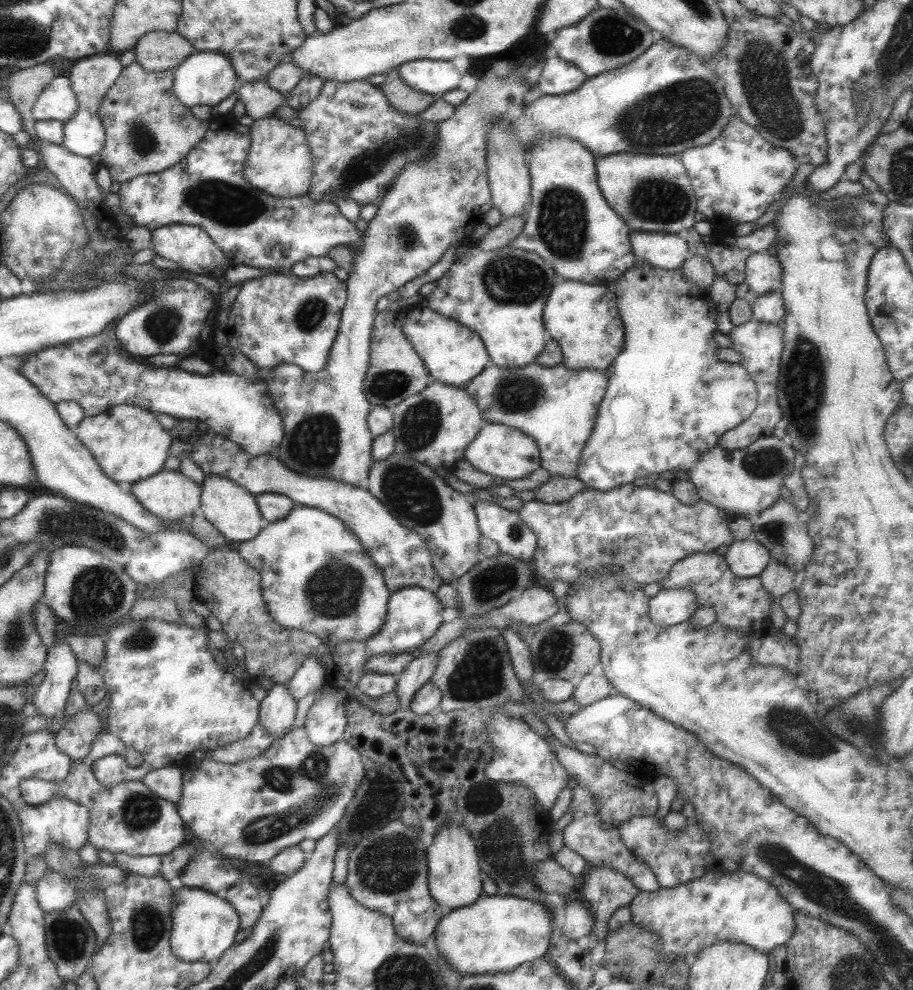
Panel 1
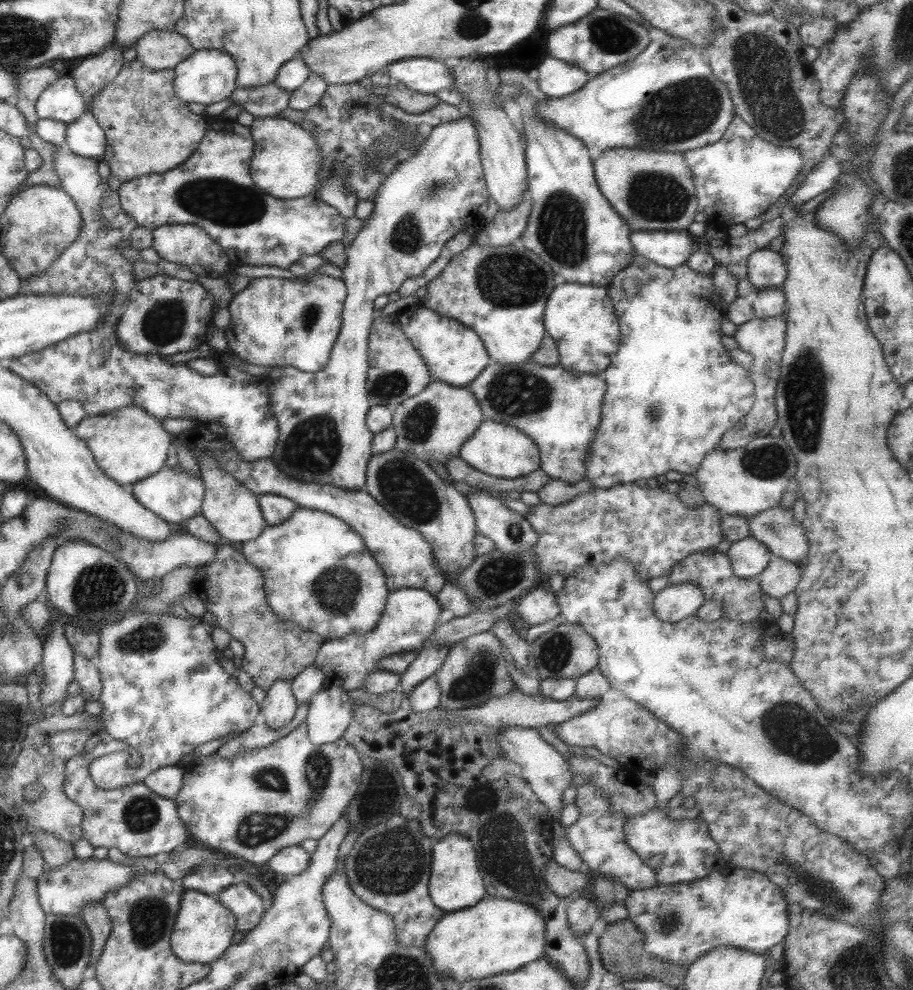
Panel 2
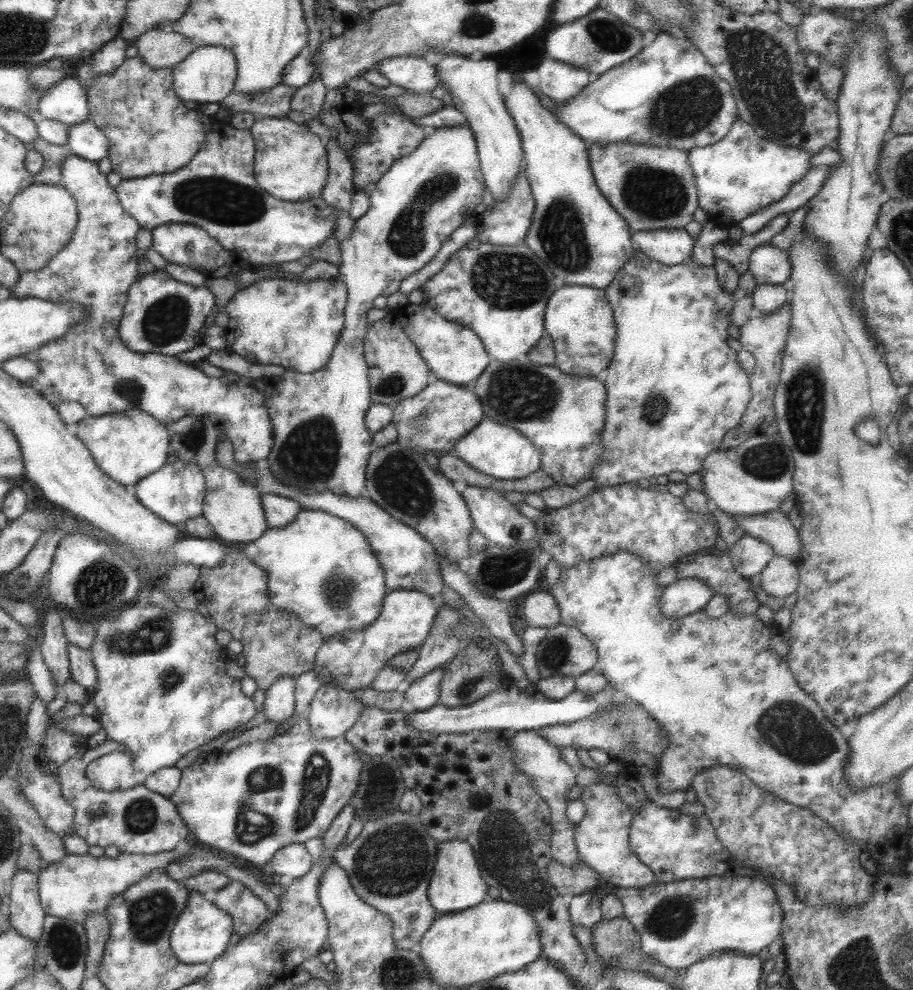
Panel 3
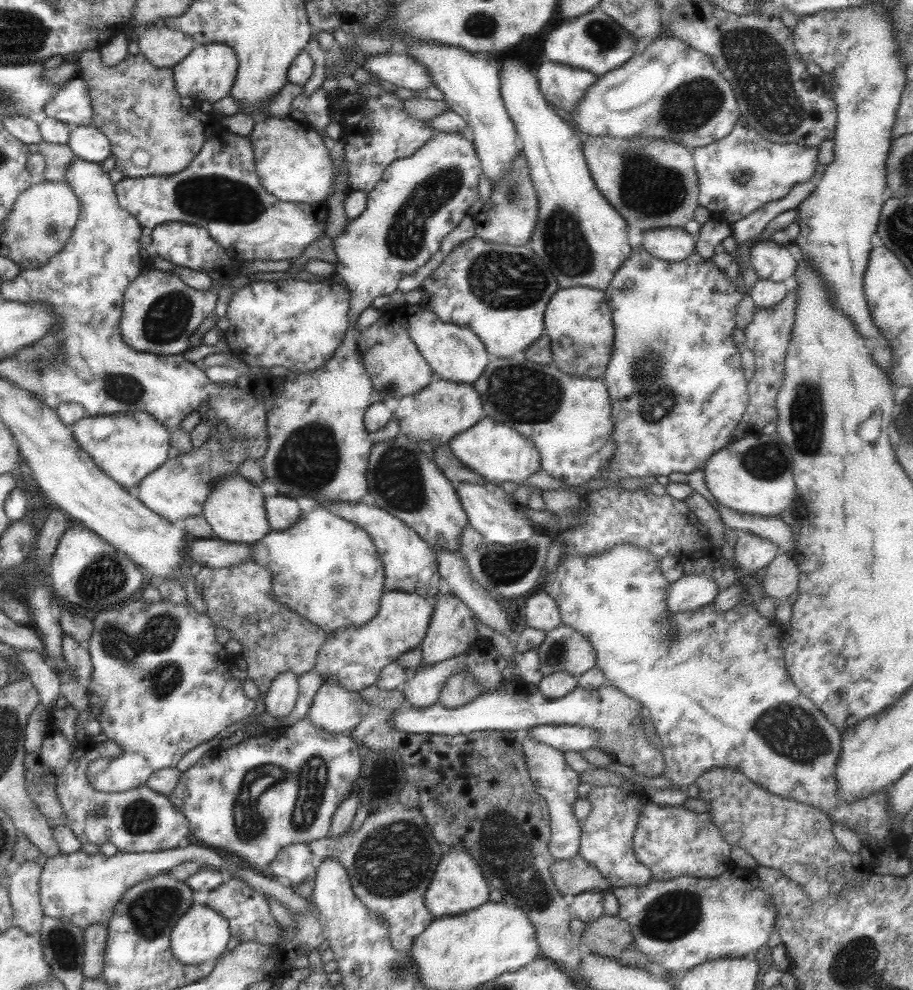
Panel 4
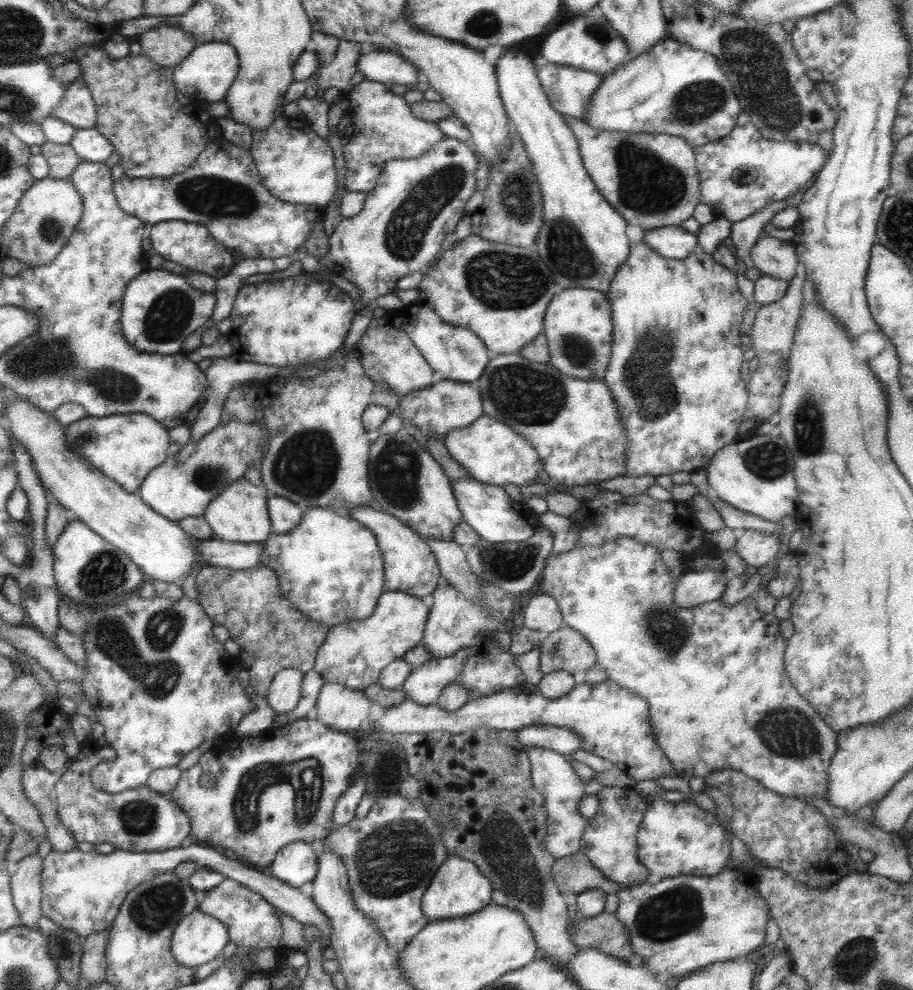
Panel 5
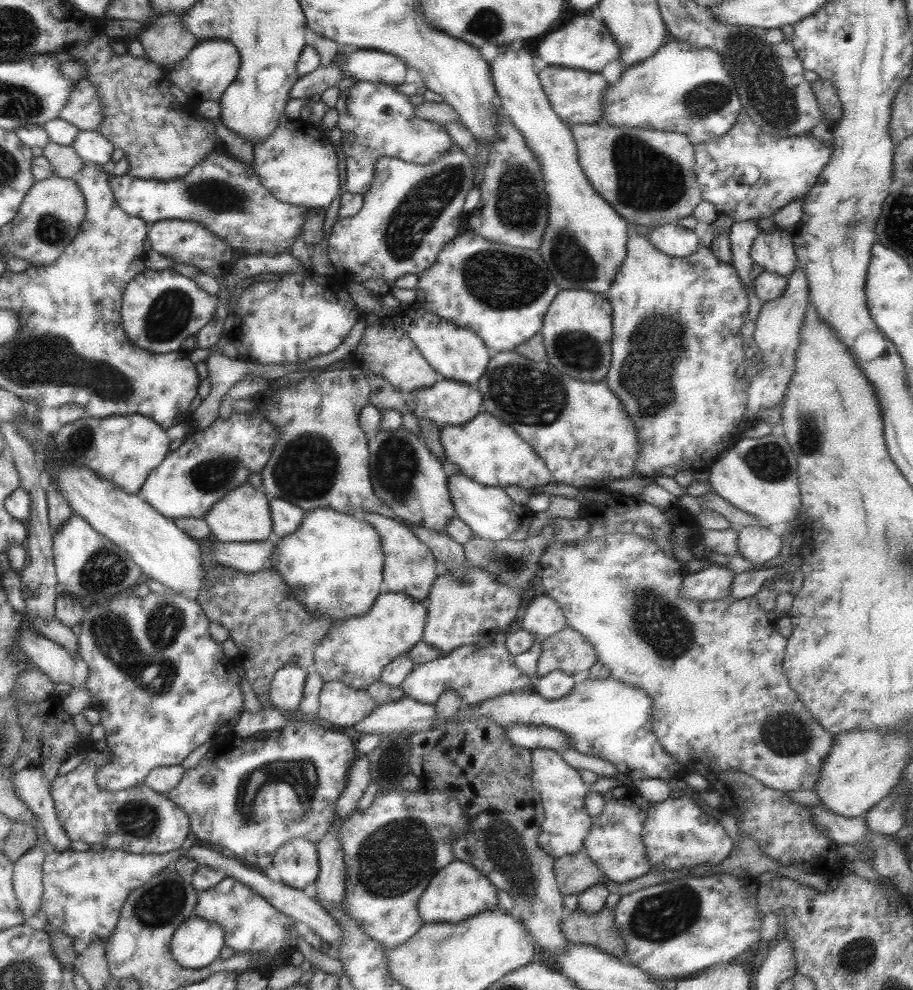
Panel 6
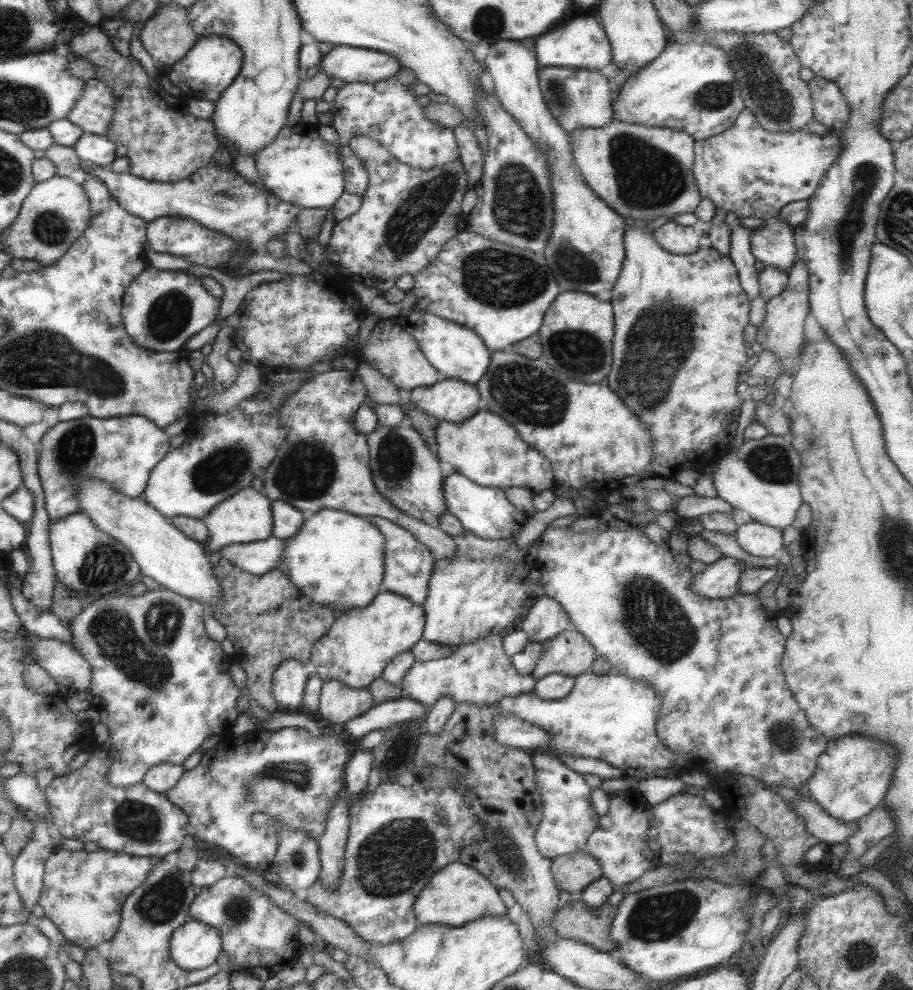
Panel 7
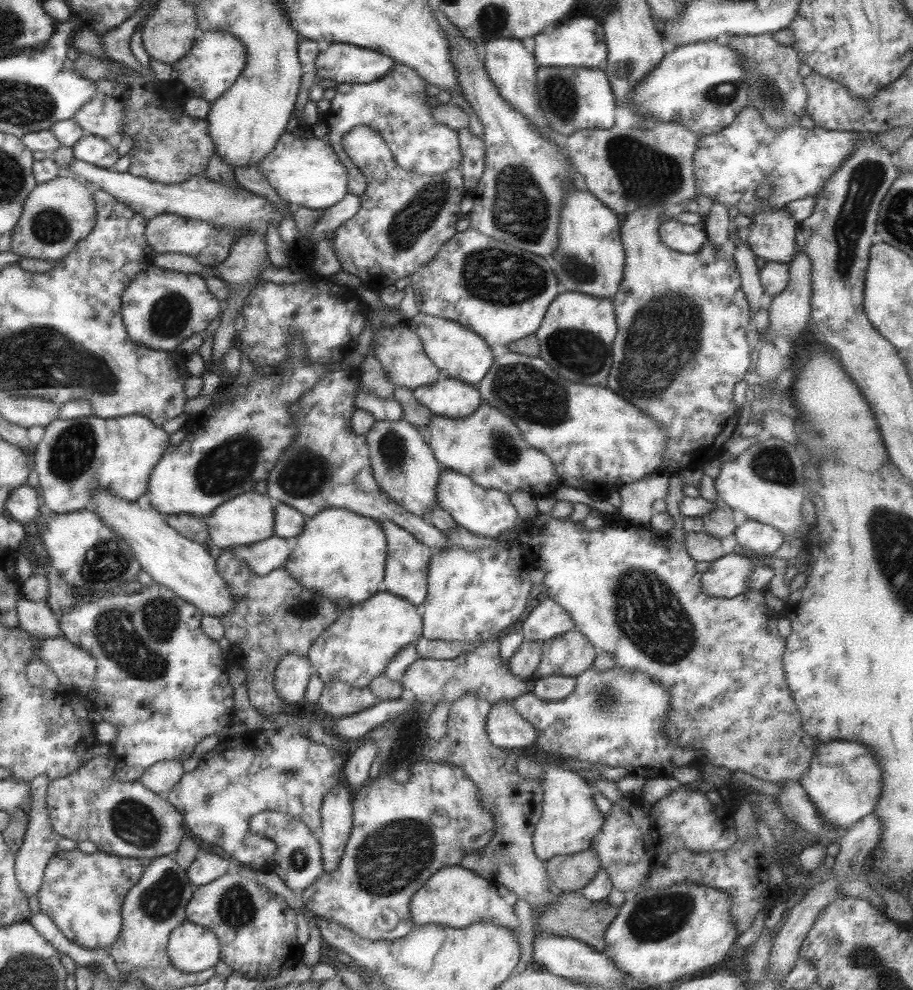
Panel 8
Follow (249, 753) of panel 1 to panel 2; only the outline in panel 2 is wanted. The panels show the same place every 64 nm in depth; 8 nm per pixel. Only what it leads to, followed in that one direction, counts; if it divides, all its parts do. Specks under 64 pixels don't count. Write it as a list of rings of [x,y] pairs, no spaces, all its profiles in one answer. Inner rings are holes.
[[[299,704],[297,712],[286,726],[282,728],[270,728],[266,723],[260,725],[252,725],[246,732],[242,733],[232,740],[228,740],[226,744],[222,744],[215,754],[224,758],[234,758],[242,753],[248,753],[252,749],[260,749],[266,747],[276,740],[283,738],[294,730],[300,723],[305,722],[308,715],[308,704]]]

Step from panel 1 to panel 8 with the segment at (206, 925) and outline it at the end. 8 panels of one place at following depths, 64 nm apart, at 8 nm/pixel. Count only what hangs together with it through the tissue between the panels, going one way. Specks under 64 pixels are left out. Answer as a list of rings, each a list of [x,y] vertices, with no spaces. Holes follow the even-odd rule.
[[[187,920],[170,933],[166,954],[181,972],[199,973],[221,960],[220,941],[211,930]]]

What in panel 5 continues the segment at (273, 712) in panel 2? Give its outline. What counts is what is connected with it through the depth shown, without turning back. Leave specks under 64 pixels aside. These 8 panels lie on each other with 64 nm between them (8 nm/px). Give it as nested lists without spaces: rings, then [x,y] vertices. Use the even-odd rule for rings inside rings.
[[[292,668],[274,675],[266,700],[276,715],[286,715],[296,708],[301,696],[303,678],[304,673]]]

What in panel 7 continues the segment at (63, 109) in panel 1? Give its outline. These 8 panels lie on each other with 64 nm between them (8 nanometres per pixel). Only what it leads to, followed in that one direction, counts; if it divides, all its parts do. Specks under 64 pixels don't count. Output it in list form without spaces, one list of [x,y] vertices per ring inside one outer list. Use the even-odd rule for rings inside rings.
[[[94,78],[85,81],[85,89],[82,91],[81,97],[77,98],[75,105],[69,110],[69,113],[66,113],[65,118],[79,126],[84,133],[102,135],[109,130],[114,107],[112,91],[105,85],[105,82]]]

